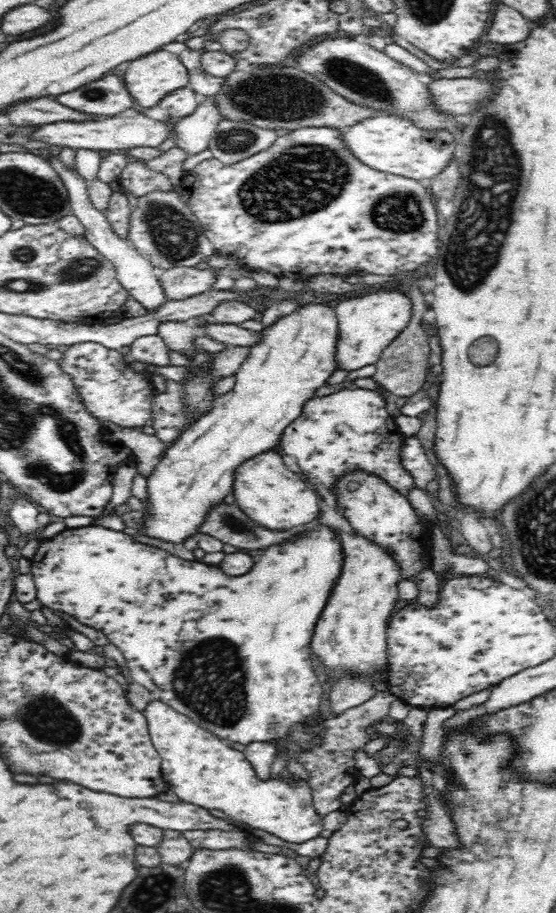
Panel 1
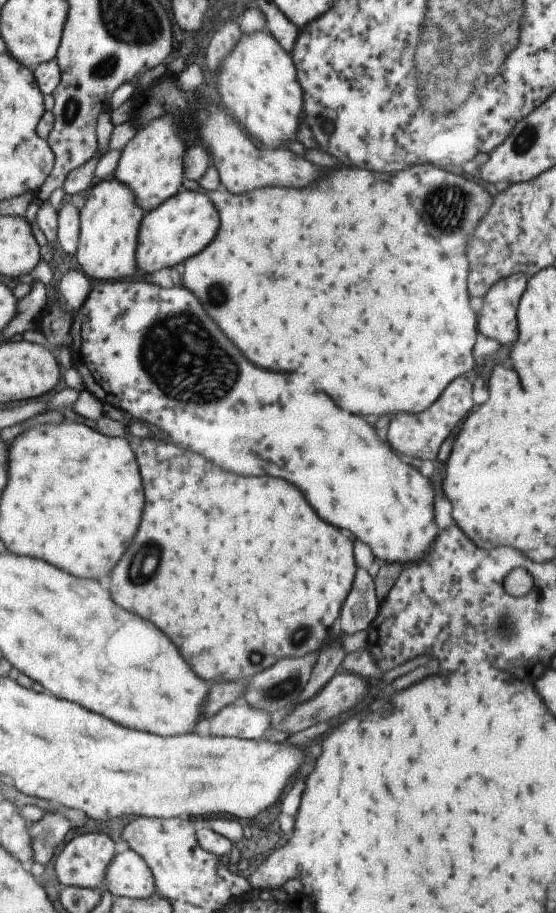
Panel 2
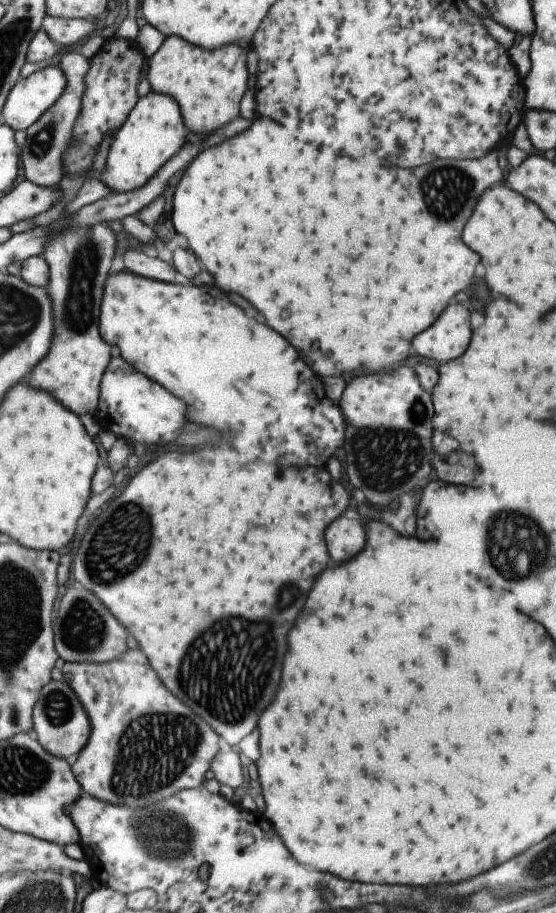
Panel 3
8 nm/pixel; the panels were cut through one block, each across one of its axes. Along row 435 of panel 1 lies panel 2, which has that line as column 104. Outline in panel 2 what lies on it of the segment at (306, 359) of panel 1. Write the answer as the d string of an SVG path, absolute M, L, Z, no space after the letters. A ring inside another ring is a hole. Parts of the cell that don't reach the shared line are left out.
M117 180L95 182L79 212L79 244L75 260L85 276L95 282L119 282L139 274L137 266L137 234L145 212L139 210L133 192Z

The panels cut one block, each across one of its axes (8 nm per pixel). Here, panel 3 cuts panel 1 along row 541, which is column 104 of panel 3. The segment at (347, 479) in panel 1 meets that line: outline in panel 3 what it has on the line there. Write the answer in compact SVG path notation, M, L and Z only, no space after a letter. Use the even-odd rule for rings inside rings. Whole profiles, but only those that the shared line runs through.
M119 356L107 362L99 384L97 410L93 412L97 424L101 426L101 432L113 432L117 438L125 438L127 442L133 440L167 444L179 434L179 428L183 424L183 412L185 408L181 406L181 400L169 396L167 390L143 378L139 372L133 370L131 364L123 362Z

